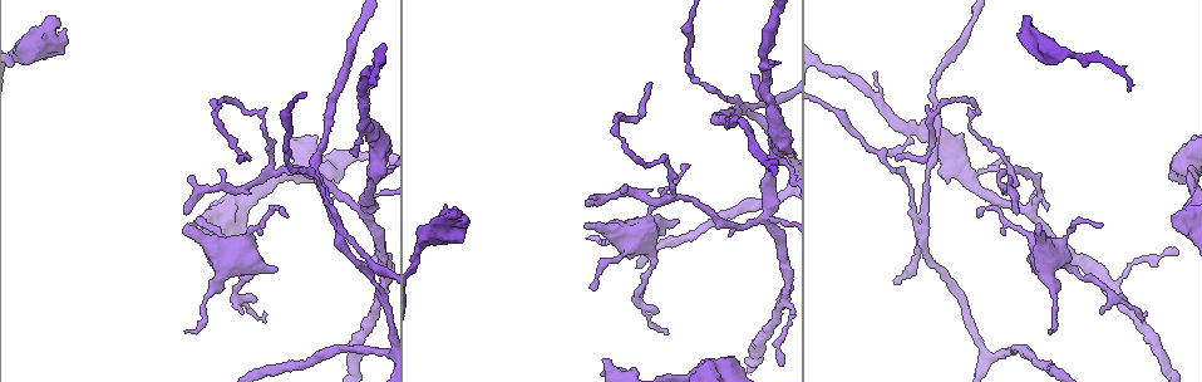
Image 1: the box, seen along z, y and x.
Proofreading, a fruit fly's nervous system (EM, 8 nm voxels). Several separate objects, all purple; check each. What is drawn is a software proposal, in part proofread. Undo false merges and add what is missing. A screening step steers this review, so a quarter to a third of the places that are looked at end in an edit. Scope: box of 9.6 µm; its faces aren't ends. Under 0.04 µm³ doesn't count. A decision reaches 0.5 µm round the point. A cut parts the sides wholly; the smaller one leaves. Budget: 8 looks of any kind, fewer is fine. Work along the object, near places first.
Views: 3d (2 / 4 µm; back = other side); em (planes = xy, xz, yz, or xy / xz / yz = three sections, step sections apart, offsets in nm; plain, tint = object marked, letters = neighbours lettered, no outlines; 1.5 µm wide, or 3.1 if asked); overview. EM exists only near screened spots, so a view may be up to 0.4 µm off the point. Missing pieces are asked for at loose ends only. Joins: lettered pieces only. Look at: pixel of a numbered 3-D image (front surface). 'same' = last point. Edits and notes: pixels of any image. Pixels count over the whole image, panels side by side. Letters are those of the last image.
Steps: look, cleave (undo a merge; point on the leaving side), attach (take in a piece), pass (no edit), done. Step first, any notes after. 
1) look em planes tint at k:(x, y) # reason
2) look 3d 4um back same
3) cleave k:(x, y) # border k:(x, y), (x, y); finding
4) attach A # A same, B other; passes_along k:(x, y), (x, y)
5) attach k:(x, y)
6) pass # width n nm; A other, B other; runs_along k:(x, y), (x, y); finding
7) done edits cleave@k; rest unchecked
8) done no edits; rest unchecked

look 3d 4um at 1:(589, 224) # free end

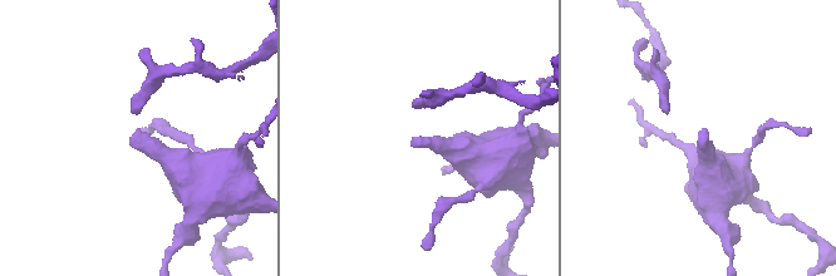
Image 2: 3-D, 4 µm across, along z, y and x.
look em planes letters at 2:(700, 135)

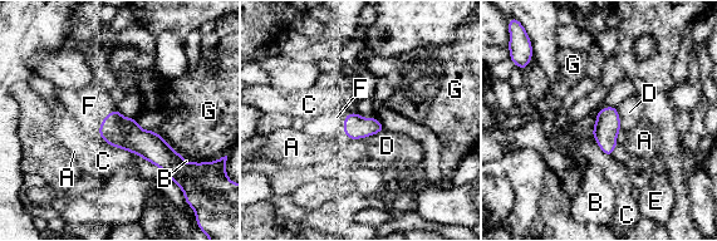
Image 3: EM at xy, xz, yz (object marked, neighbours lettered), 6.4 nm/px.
attach 3:(329, 126) # A other, B other, C other, D other, E other, F same, G other; it goes on there

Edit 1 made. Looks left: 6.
look 3d 4um back at 1:(767, 215)

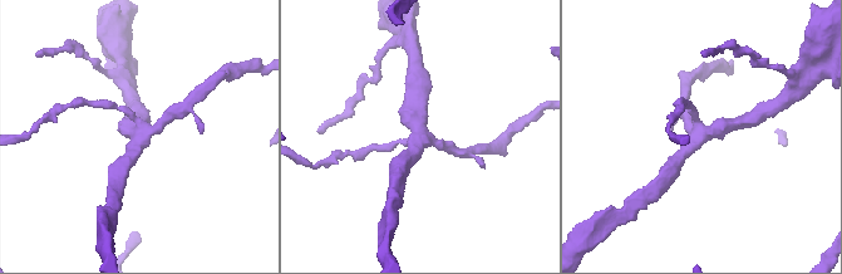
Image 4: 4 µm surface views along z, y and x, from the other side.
look em xz step 8 letters at 4:(139, 135) # arms 4

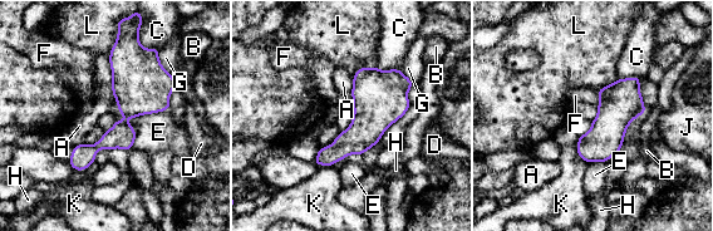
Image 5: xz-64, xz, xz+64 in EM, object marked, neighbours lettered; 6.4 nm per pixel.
pass # A other, B other, C other, D other, E other, F other, G other, H other, J other, K other, L other; one neuron here

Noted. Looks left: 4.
done edits attach@3; rest unchecked

